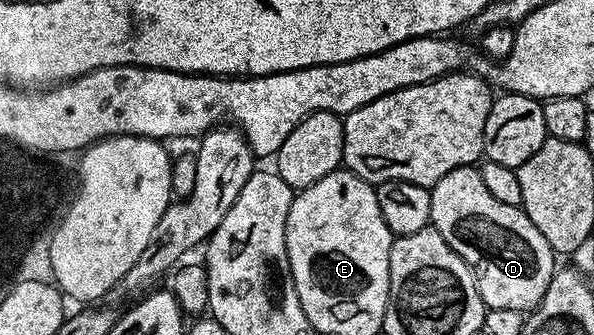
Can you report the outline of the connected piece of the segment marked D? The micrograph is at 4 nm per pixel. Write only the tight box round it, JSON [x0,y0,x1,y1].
[430,165,557,311]

